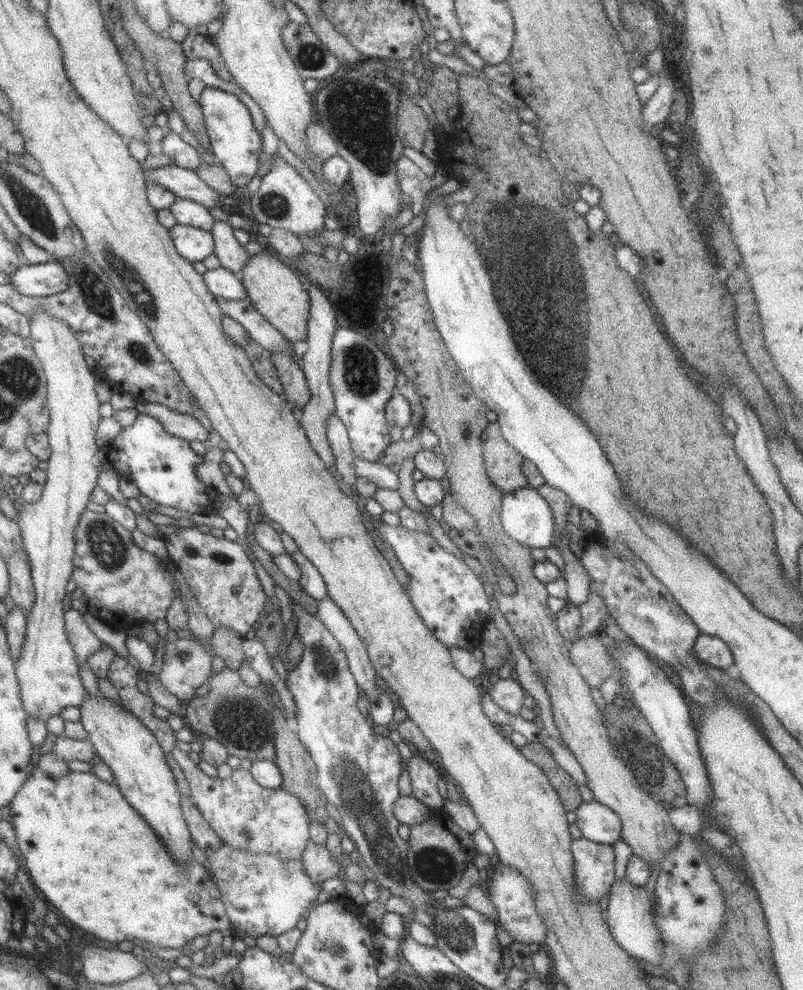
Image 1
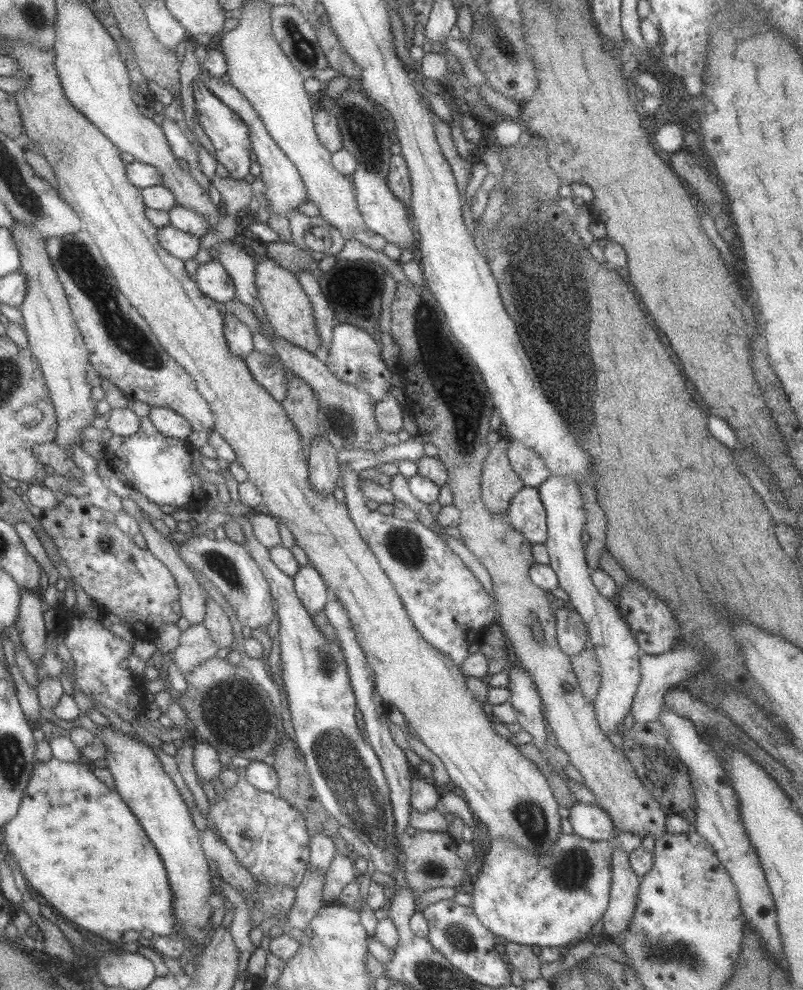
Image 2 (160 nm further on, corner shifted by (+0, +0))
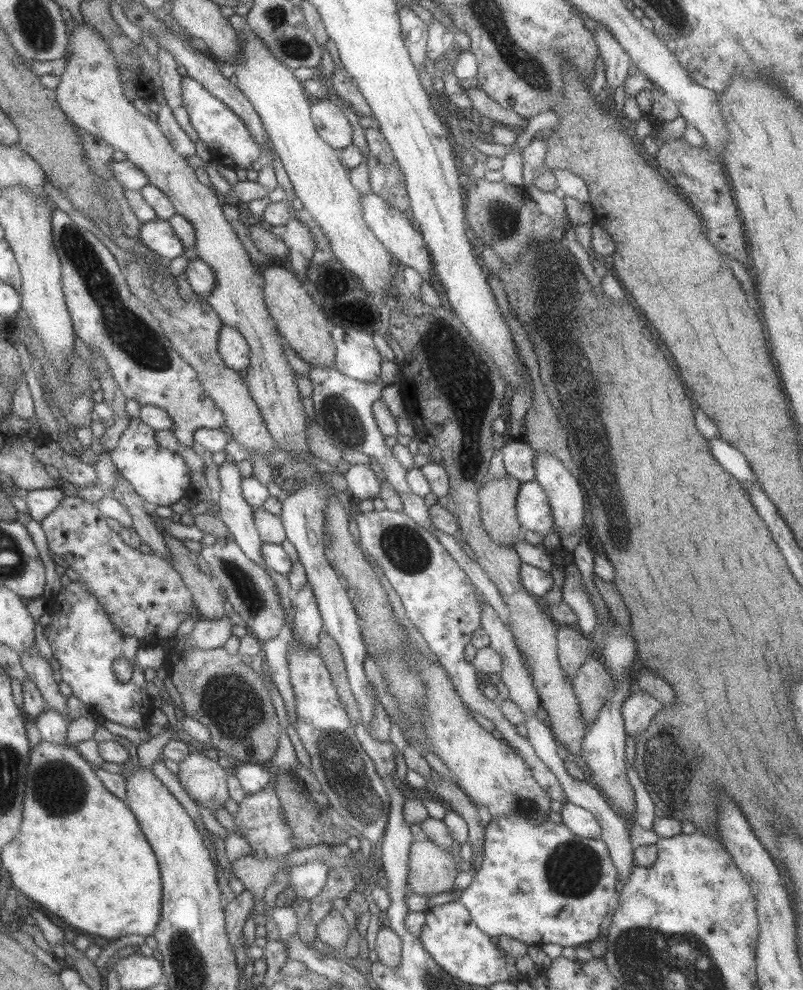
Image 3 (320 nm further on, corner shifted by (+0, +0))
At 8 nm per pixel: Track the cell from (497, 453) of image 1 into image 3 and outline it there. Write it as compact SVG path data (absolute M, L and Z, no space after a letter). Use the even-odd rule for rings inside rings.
M505 474L500 479L488 481L479 487L477 491L478 505L480 506L481 527L489 536L489 539L497 545L515 545L522 537L528 537L515 516L515 500L520 482L512 476Z

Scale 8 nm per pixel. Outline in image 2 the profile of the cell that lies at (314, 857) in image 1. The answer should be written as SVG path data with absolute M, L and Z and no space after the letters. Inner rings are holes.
M307 870L302 881L294 888L294 899L286 914L286 923L293 928L303 932L308 931L311 919L315 916L317 909L322 905L322 886L324 874Z

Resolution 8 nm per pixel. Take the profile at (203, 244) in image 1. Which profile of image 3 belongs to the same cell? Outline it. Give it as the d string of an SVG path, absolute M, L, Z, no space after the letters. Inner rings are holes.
M153 219L141 223L138 240L164 261L181 256L185 248L172 232L171 225L165 220Z

